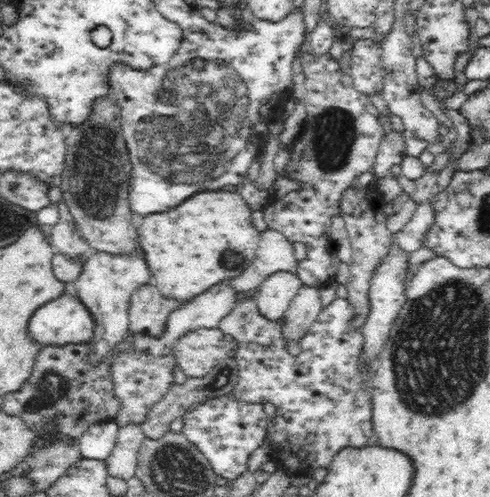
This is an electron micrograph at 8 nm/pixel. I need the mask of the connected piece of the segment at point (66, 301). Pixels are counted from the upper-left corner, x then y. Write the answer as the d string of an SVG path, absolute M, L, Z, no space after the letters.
M73 293L66 294L52 300L40 309L32 313L28 321L28 337L34 339L40 346L64 346L72 344L88 343L94 336L94 321L86 307L80 303L80 299Z

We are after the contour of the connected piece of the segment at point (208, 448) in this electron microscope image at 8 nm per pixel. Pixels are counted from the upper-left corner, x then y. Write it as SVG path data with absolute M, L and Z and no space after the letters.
M231 393L220 398L210 398L204 404L196 404L194 408L190 408L182 415L181 419L184 422L181 433L208 459L215 473L228 481L234 481L248 470L248 457L264 442L269 422L262 404L235 400Z

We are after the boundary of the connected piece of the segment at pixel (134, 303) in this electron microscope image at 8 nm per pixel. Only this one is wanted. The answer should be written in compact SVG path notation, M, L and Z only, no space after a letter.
M139 286L131 297L129 331L159 339L166 330L168 315L184 303L175 299L168 300L158 292L156 286Z

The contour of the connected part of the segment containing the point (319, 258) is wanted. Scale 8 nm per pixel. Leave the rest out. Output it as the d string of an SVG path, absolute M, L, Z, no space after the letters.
M307 52L301 58L302 69L306 80L306 93L302 100L307 115L300 130L293 133L289 153L290 160L286 164L283 176L298 180L304 184L303 188L293 190L284 197L270 198L264 205L264 220L266 224L281 232L290 242L303 242L307 248L306 258L297 264L297 276L306 286L324 286L336 278L336 272L341 262L336 255L338 248L331 239L330 227L332 216L340 215L340 198L348 188L354 186L356 180L364 172L372 170L380 145L384 140L384 131L380 125L379 113L370 98L358 92L353 86L352 77L344 72L338 64L327 54L313 54Z

